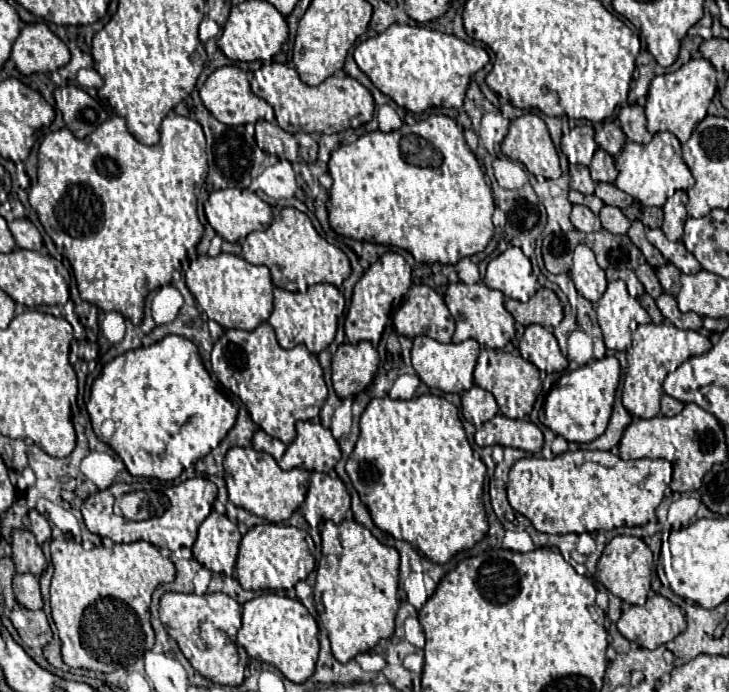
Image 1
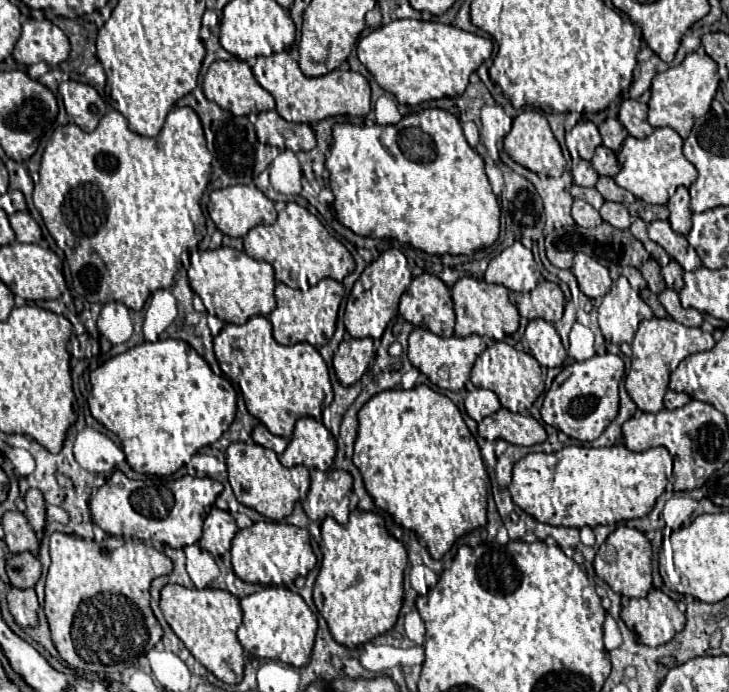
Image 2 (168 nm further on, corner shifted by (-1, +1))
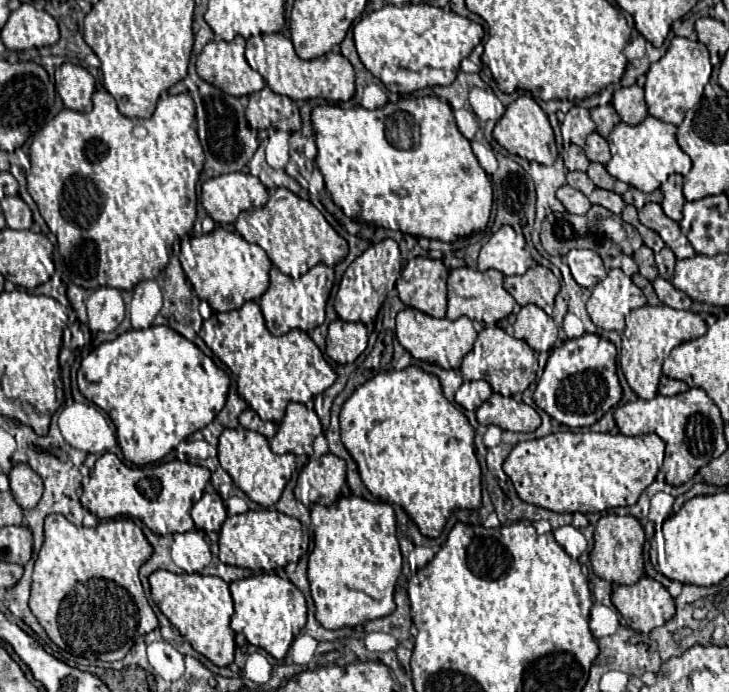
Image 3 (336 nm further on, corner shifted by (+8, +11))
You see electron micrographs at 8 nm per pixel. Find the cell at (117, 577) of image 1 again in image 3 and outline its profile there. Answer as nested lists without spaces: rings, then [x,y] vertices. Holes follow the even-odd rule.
[[[50,514],[44,520],[44,544],[34,564],[30,610],[46,630],[48,638],[62,650],[88,660],[122,660],[134,646],[136,638],[158,628],[158,618],[152,612],[138,578],[140,566],[152,556],[152,552],[154,548],[142,534],[140,526],[128,518],[100,522],[96,528],[76,528],[64,516]]]

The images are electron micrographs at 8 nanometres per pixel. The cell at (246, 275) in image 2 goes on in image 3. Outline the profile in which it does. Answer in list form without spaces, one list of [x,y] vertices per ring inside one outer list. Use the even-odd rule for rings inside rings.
[[[216,228],[210,234],[185,238],[181,242],[179,260],[198,298],[206,300],[216,312],[240,308],[250,300],[258,302],[260,296],[268,290],[268,272],[272,268],[272,262],[260,246],[246,242],[236,232]]]

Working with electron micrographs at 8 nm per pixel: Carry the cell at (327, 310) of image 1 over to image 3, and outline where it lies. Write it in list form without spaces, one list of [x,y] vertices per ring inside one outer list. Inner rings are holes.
[[[318,264],[318,266],[310,268],[298,280],[282,274],[278,268],[272,268],[270,270],[270,288],[260,298],[260,308],[266,318],[266,328],[274,336],[282,336],[294,328],[310,334],[316,326],[320,326],[324,322],[324,310],[326,310],[326,302],[328,302],[332,284],[334,284],[334,270],[328,268],[326,264]]]

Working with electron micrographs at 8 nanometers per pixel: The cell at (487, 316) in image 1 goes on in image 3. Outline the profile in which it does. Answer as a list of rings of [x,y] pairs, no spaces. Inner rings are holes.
[[[456,268],[448,276],[448,300],[446,318],[448,320],[458,320],[460,316],[468,316],[470,320],[484,322],[486,326],[494,326],[498,320],[508,318],[508,314],[514,308],[514,298],[502,288],[502,272],[498,270],[472,270],[472,268]]]

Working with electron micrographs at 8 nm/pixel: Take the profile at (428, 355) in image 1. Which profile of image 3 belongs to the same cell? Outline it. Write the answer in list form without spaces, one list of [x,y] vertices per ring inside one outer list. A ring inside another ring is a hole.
[[[406,308],[396,316],[396,338],[404,346],[404,350],[408,350],[416,360],[436,364],[444,370],[458,370],[462,364],[462,358],[470,352],[476,340],[476,330],[470,318],[466,316],[458,320],[432,318],[416,308]]]

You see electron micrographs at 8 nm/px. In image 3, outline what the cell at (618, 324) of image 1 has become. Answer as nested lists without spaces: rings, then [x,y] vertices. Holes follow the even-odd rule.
[[[614,268],[602,282],[596,284],[586,308],[598,328],[622,332],[624,318],[634,308],[632,298],[636,298],[636,308],[646,304],[642,290],[620,268]]]

